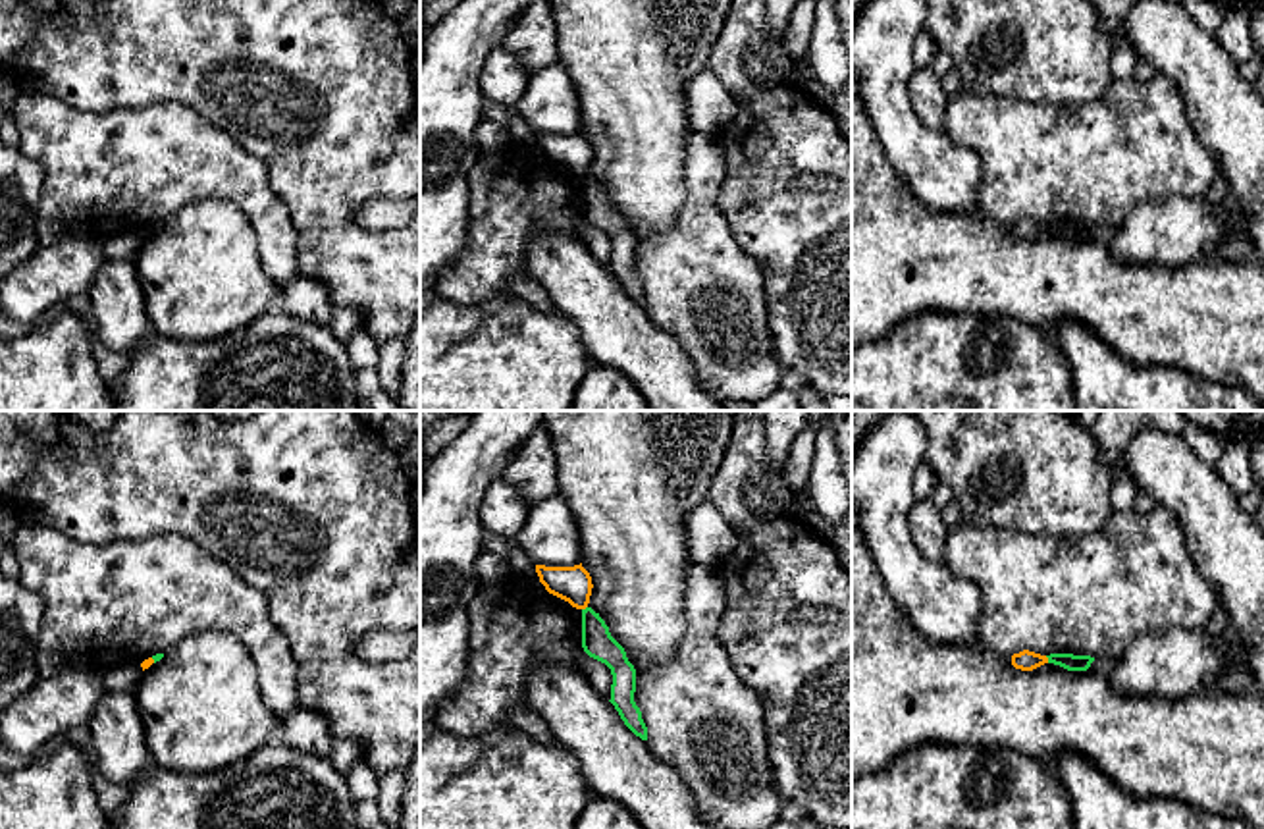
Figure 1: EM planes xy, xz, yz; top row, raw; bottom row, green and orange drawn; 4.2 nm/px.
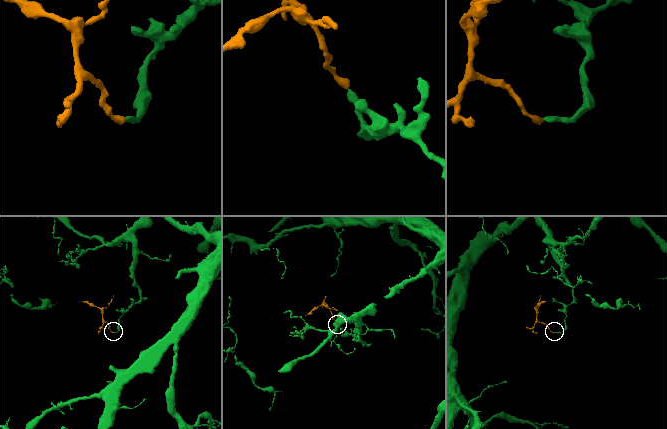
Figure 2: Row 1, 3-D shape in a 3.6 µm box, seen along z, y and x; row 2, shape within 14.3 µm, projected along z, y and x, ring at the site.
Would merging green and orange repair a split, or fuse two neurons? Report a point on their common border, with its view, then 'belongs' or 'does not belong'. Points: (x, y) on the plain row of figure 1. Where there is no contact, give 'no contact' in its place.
contact yz (1049, 228); does not belong

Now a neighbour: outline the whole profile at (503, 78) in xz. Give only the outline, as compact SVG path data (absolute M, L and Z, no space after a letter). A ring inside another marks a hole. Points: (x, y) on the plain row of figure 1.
M497 46L486 54L478 83L486 98L511 108L524 94L530 77L518 54Z

